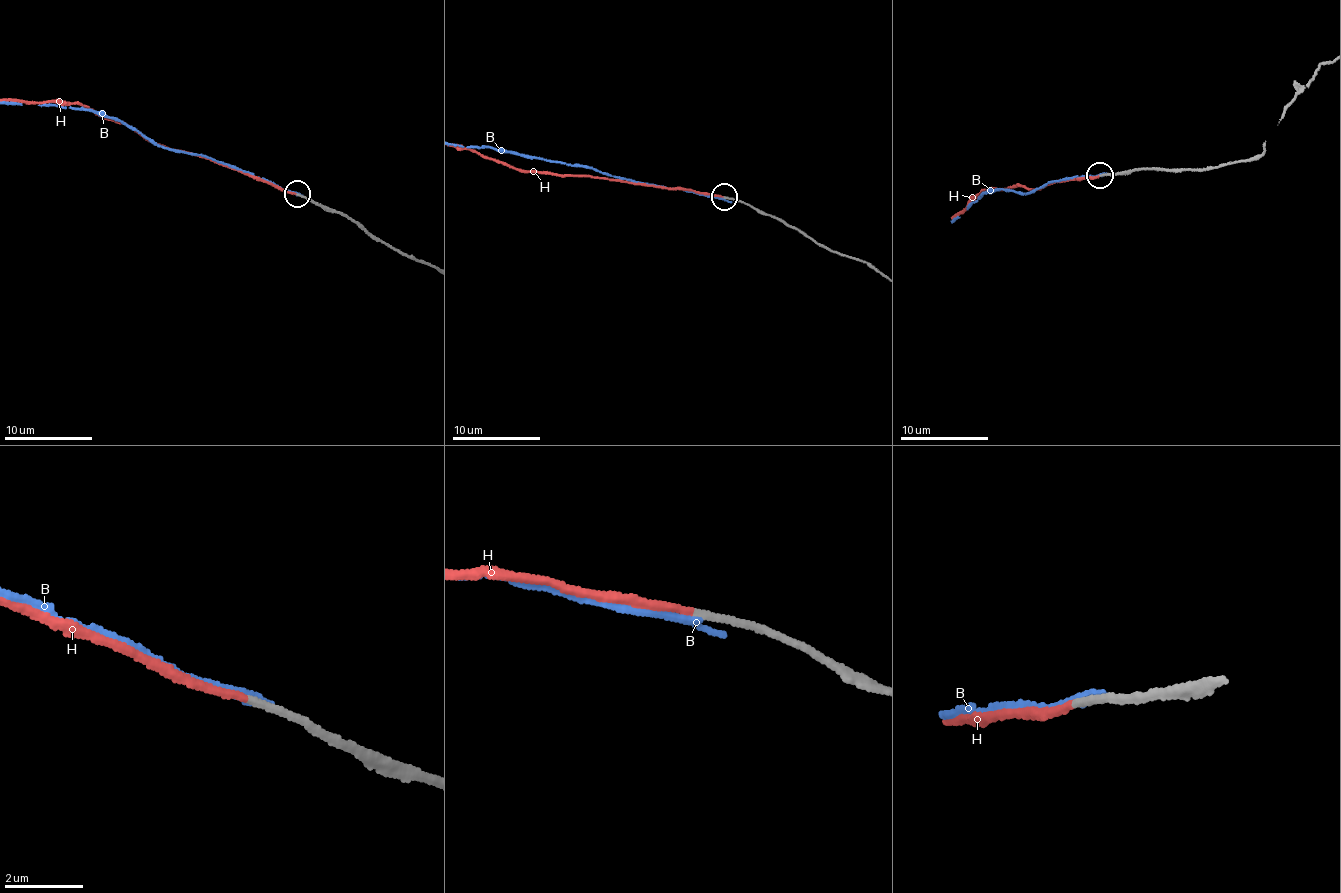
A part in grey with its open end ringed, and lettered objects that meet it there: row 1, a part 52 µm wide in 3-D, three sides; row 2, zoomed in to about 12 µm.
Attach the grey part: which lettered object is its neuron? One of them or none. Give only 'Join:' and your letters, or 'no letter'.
Join: H

